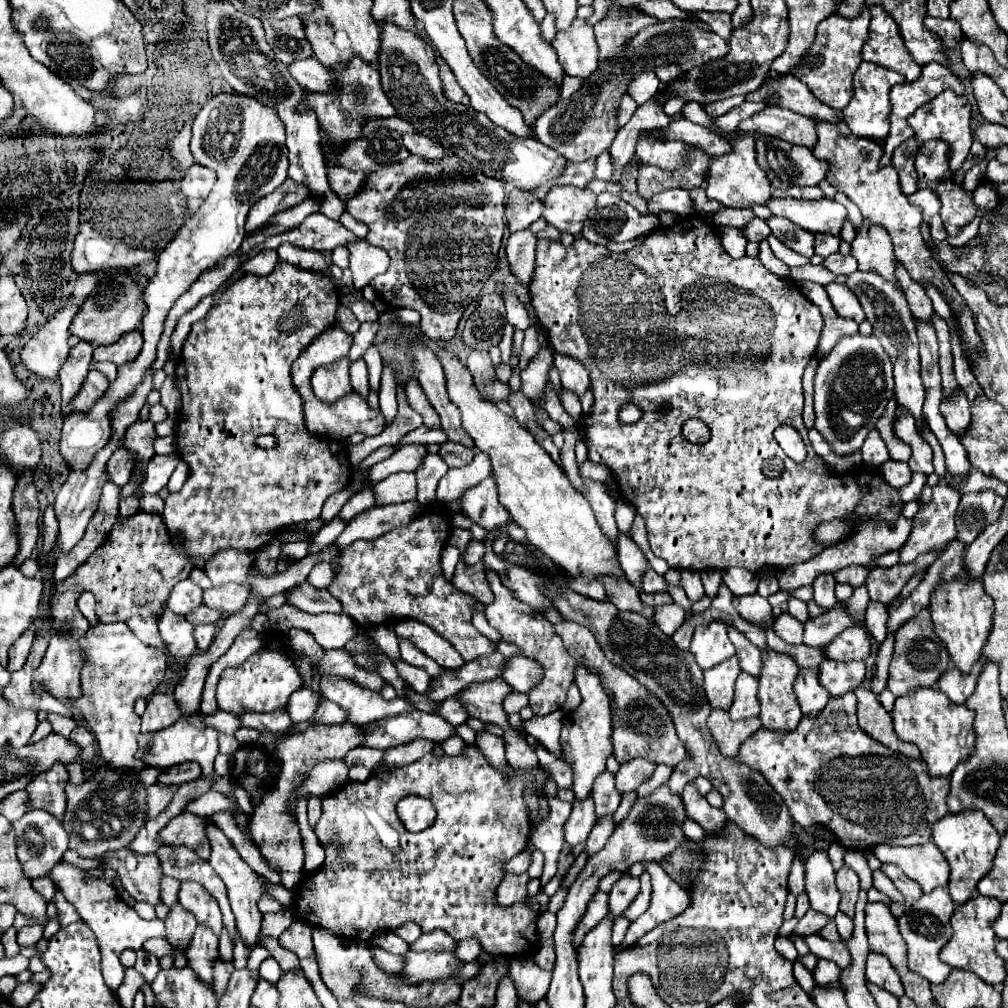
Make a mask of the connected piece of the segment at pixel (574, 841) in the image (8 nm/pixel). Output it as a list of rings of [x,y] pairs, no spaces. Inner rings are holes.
[[[584,799],[584,801],[574,801],[572,803],[572,813],[564,825],[564,835],[566,835],[566,843],[570,843],[572,847],[582,843],[584,839],[588,839],[592,827],[596,823],[596,813],[594,813],[594,803],[592,799]]]

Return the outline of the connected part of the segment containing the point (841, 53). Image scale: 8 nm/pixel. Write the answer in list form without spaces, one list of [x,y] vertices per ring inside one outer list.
[[[864,7],[862,15],[856,19],[844,19],[840,15],[830,15],[824,19],[816,31],[816,39],[812,47],[808,49],[802,65],[796,71],[796,77],[802,79],[810,87],[810,91],[826,105],[834,109],[844,109],[852,97],[852,75],[862,63],[860,51],[862,45],[868,39],[868,27],[870,27],[870,11]]]

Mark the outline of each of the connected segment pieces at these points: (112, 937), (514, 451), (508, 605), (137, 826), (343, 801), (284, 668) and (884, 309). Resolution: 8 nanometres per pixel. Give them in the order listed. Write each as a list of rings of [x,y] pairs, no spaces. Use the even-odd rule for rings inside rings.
[[[60,861],[52,871],[52,879],[58,883],[60,891],[64,897],[76,907],[78,915],[82,917],[84,923],[96,933],[98,943],[100,943],[100,953],[102,953],[102,975],[106,985],[116,991],[122,981],[124,981],[124,967],[118,959],[118,955],[124,949],[140,949],[146,939],[152,937],[164,937],[164,921],[154,919],[154,921],[144,921],[132,907],[128,907],[116,893],[116,889],[106,883],[106,881],[86,881],[84,871],[80,867],[74,867],[66,861]]]
[[[442,349],[438,359],[444,367],[448,397],[462,413],[464,431],[472,437],[474,447],[490,457],[500,503],[504,503],[514,523],[526,531],[528,541],[536,549],[540,549],[556,565],[564,567],[568,575],[576,575],[570,585],[576,593],[604,601],[604,587],[594,577],[616,575],[618,579],[624,579],[624,573],[620,569],[614,545],[602,535],[584,495],[570,485],[566,473],[536,443],[530,431],[520,427],[514,417],[504,415],[492,401],[480,397],[468,367],[464,367],[454,353]]]
[[[486,569],[486,579],[488,579],[490,589],[494,593],[494,601],[486,607],[486,619],[488,619],[488,623],[502,633],[504,641],[518,645],[526,657],[532,657],[532,659],[540,661],[542,667],[544,667],[544,679],[542,679],[542,683],[528,693],[530,707],[532,707],[534,715],[548,715],[548,713],[560,709],[564,705],[568,687],[574,683],[576,661],[566,651],[560,635],[554,631],[554,625],[544,615],[538,615],[538,611],[534,611],[526,603],[514,599],[512,593],[500,583],[500,577],[496,575],[496,571]]]
[[[96,765],[82,785],[66,787],[66,813],[62,825],[70,837],[70,849],[84,859],[102,857],[106,851],[128,847],[136,833],[144,827],[146,789],[144,785],[106,765]]]
[[[470,745],[458,757],[436,757],[434,753],[426,753],[408,767],[386,767],[383,772],[374,773],[366,783],[350,781],[340,791],[324,797],[322,817],[314,833],[326,851],[326,859],[324,865],[306,875],[296,889],[294,903],[298,917],[312,927],[320,925],[352,941],[370,941],[378,931],[394,931],[412,921],[422,927],[422,933],[442,929],[456,943],[470,937],[480,939],[480,945],[490,955],[530,955],[540,943],[536,931],[538,913],[528,909],[528,903],[516,903],[516,907],[508,909],[496,903],[496,887],[504,877],[502,865],[524,851],[530,837],[530,819],[526,817],[526,803],[522,797],[524,785],[528,783],[524,773],[516,771],[512,787],[506,785],[502,773],[494,771],[482,751]],[[406,795],[426,797],[434,803],[438,815],[432,833],[410,833],[400,823],[396,803]],[[334,837],[344,845],[342,853],[338,853]]]
[[[270,637],[266,647],[250,655],[238,667],[228,667],[218,681],[218,708],[224,711],[240,714],[243,710],[272,711],[288,705],[288,699],[294,691],[302,687],[302,677],[298,667],[292,663],[286,645],[280,637]],[[272,643],[272,645],[270,645]]]
[[[856,271],[848,275],[846,285],[854,291],[858,301],[862,303],[862,309],[866,313],[866,319],[874,327],[882,327],[882,347],[888,351],[892,365],[894,365],[894,381],[896,381],[896,401],[900,405],[906,405],[910,413],[914,415],[916,421],[924,419],[922,417],[922,403],[924,403],[924,385],[920,379],[920,355],[918,355],[918,335],[916,335],[916,325],[914,317],[908,311],[908,301],[904,299],[904,293],[894,285],[882,279],[880,275],[874,273],[864,273]]]

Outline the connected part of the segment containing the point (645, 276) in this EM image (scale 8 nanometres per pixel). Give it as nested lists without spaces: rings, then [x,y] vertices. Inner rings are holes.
[[[690,217],[678,221],[672,227],[660,227],[646,235],[642,245],[626,251],[626,253],[612,253],[602,245],[594,245],[586,241],[584,237],[576,239],[570,247],[564,247],[562,243],[554,243],[548,239],[538,241],[536,245],[536,269],[534,269],[534,279],[530,283],[530,303],[536,311],[538,323],[548,335],[550,345],[558,353],[566,353],[574,359],[578,359],[590,373],[592,381],[592,393],[594,393],[594,405],[588,415],[582,417],[580,429],[584,433],[584,441],[588,447],[588,457],[594,463],[606,465],[618,485],[620,497],[624,497],[630,505],[636,507],[638,515],[646,521],[648,529],[648,541],[656,557],[664,559],[670,567],[678,569],[694,569],[694,571],[706,571],[706,569],[730,569],[730,567],[742,567],[752,573],[762,573],[764,567],[792,567],[798,563],[804,563],[824,551],[826,547],[814,539],[814,529],[822,521],[832,521],[832,519],[850,519],[852,523],[862,521],[886,521],[894,523],[902,515],[902,501],[898,489],[890,487],[878,469],[862,469],[862,471],[852,471],[852,473],[836,473],[832,471],[822,457],[816,461],[816,453],[808,441],[808,429],[802,423],[802,405],[804,405],[804,395],[802,395],[802,373],[816,353],[818,339],[822,333],[822,315],[818,307],[808,301],[798,285],[792,279],[780,279],[774,273],[766,271],[764,265],[752,257],[740,257],[732,259],[720,241],[720,235],[716,235],[714,225],[708,225],[700,217]],[[624,403],[634,403],[640,411],[642,417],[636,423],[620,423],[618,413]],[[688,419],[700,419],[706,421],[706,425],[712,431],[712,437],[706,445],[694,445],[682,437],[682,425]],[[778,425],[792,425],[800,431],[806,447],[808,447],[808,459],[804,463],[792,461],[776,443],[774,439],[774,429]]]

